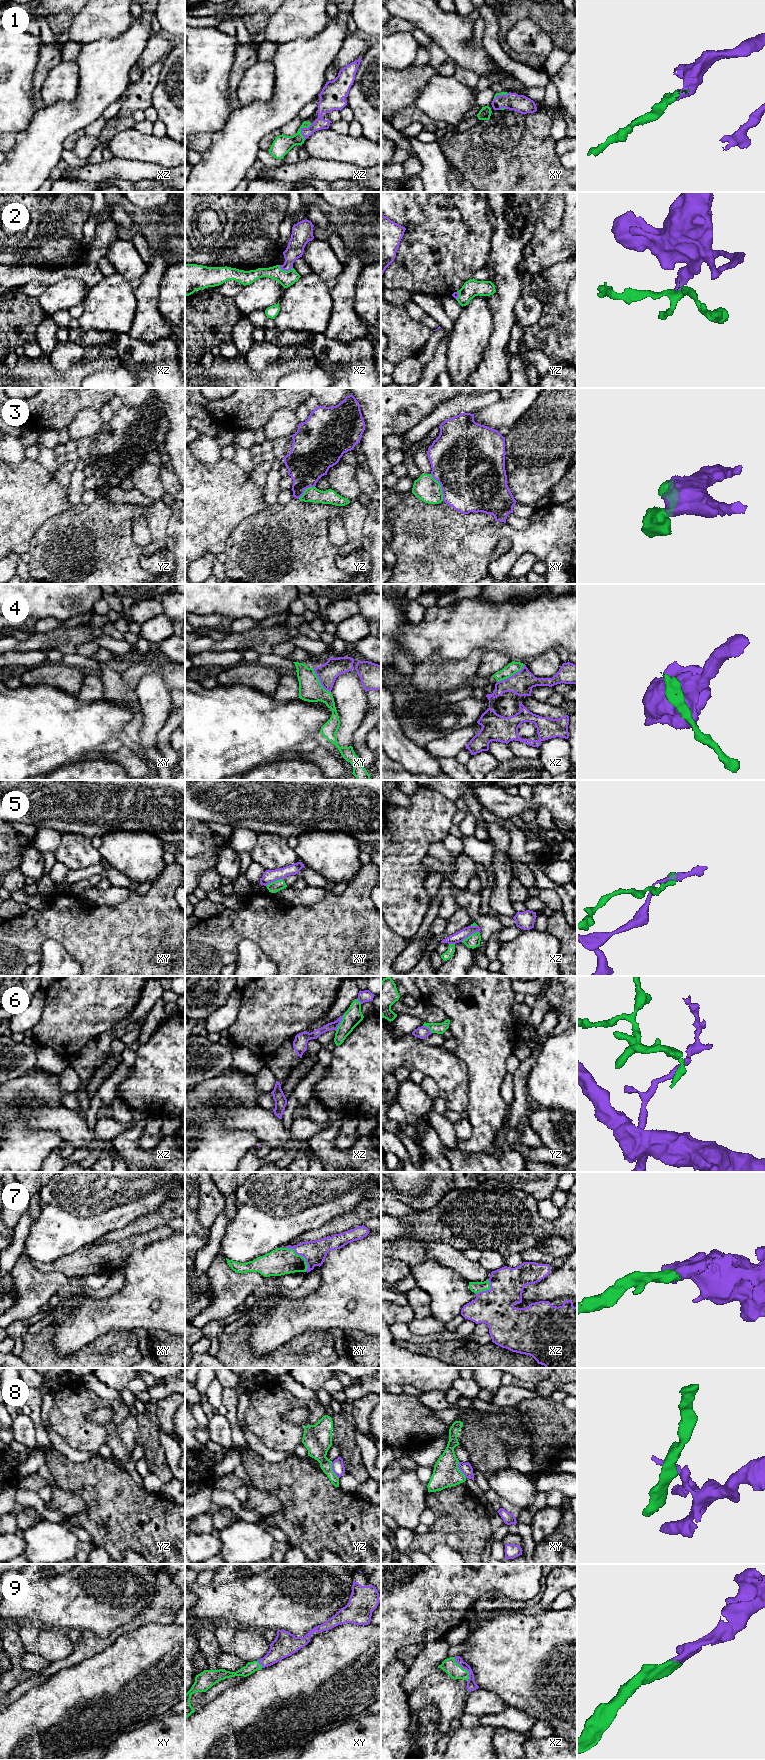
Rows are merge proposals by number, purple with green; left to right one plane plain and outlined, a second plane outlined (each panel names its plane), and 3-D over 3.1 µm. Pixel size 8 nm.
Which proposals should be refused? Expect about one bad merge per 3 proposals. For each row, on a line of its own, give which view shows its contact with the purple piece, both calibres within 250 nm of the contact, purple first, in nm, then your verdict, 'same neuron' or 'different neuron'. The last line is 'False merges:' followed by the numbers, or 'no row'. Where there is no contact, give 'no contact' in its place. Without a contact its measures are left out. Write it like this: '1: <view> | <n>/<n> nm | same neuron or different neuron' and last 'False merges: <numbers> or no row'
1: xz | 100/150 nm | same neuron
2: xz | 140/130 nm | same neuron
3: xy | 500/200 nm | different neuron
4: xz | 190/90 nm | different neuron
5: xz | 90/110 nm | different neuron
6: xz | 70/150 nm | different neuron
7: xy | 190/220 nm | same neuron
8: yz | 100/200 nm | different neuron
9: xz | 80/120 nm | same neuron
False merges: 3, 4, 5, 6, 8

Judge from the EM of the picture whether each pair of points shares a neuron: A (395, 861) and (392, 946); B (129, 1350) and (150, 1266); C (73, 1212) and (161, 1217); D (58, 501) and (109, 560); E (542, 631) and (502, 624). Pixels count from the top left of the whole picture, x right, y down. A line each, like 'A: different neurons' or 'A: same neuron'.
A: different neurons
B: different neurons
C: different neurons
D: different neurons
E: same neuron

